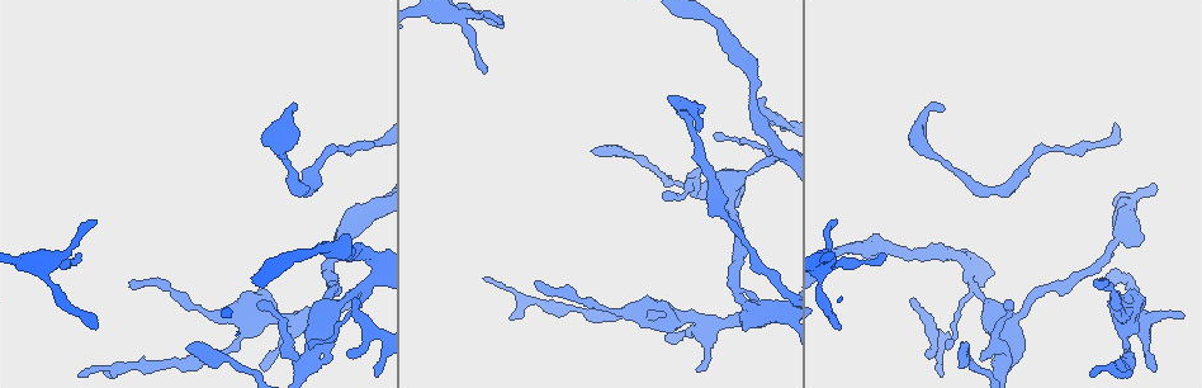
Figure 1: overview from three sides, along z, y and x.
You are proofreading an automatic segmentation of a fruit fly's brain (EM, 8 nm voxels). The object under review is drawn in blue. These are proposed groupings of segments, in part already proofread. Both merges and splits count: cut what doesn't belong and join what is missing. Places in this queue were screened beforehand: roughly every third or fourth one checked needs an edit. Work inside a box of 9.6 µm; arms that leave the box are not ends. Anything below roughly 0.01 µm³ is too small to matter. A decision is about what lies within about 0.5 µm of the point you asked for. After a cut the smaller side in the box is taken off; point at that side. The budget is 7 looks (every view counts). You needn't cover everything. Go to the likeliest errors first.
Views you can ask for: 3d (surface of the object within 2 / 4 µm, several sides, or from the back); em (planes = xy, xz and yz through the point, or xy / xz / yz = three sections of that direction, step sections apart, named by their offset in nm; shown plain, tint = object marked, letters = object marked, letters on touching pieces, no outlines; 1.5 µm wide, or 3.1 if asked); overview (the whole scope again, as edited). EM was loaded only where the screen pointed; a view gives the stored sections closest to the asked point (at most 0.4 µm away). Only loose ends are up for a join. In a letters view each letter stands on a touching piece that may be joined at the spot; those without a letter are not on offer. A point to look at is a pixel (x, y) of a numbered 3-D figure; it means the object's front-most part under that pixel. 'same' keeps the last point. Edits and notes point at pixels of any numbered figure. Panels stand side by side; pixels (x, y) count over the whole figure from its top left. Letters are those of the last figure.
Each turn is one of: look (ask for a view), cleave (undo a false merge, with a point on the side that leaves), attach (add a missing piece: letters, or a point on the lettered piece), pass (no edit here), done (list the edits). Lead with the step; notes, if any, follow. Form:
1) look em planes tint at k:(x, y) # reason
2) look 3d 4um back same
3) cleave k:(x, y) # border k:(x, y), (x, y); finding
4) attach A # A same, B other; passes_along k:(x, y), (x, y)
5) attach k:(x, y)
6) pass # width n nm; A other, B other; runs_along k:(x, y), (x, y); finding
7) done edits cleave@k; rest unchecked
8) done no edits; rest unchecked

look 3d 4um at 1:(912, 300) # an open end

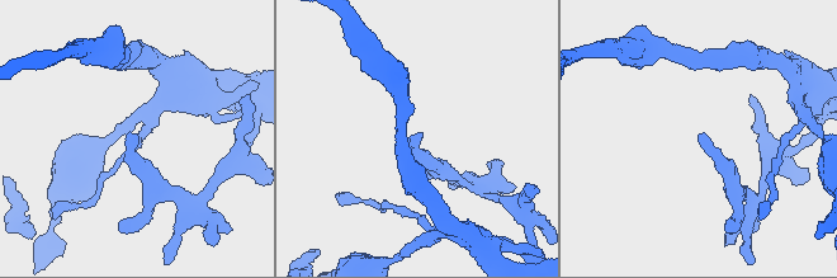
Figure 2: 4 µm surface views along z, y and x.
look em xz step 4 tint at 2:(703, 135)

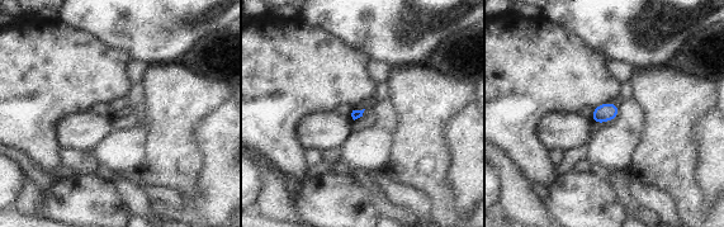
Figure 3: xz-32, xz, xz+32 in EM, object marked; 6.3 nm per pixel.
look em planes letters same

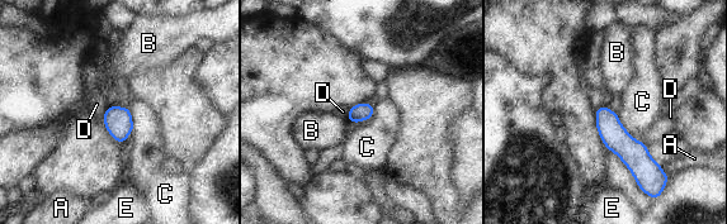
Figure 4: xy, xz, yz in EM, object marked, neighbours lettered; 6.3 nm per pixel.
pass # longest_contact C 260 nm; A other, B other, C other, D other, E other; runs_along 4:(600, 110), (645, 177); no lettered piece goes on from it

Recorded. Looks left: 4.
look 3d 4um back at 1:(703, 108) # branch stops here

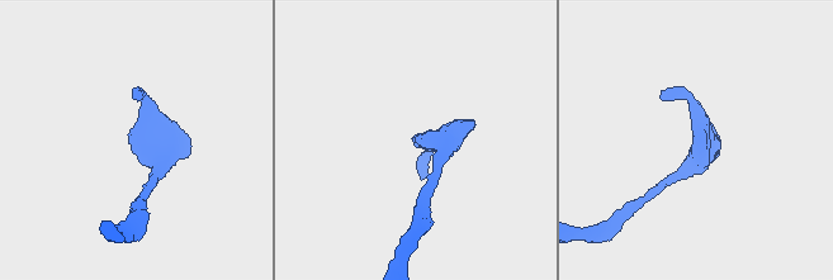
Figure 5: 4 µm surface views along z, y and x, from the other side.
look em planes letters at 5:(414, 141) # now the EM

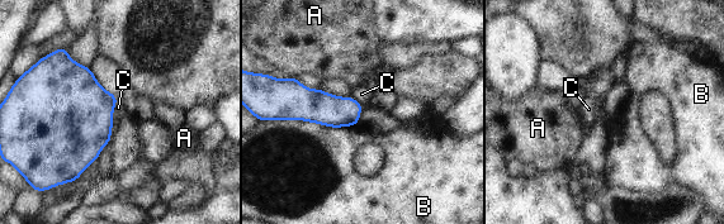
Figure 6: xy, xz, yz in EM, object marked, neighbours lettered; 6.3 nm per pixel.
pass # longest_contact B 550 nm; A other, B other, C other; border 6:(117, 101), (113, 109), (110, 136); no lettered piece goes on from it

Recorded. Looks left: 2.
look em yz step 8 tint at 1:(835, 222)

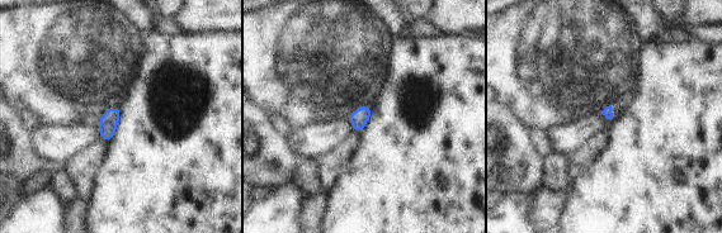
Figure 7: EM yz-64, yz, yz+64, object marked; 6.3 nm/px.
look em xy step 4 letters same

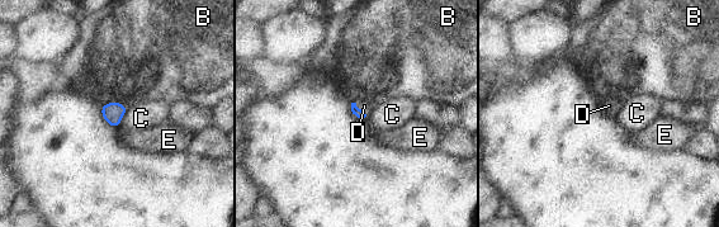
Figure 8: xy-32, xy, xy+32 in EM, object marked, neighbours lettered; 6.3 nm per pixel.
attach D # B other, C other, D same, E other; passes_along 8:(363, 116), (360, 109), (364, 105); it goes on there

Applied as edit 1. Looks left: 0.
done edits attach@8; rest unchecked

